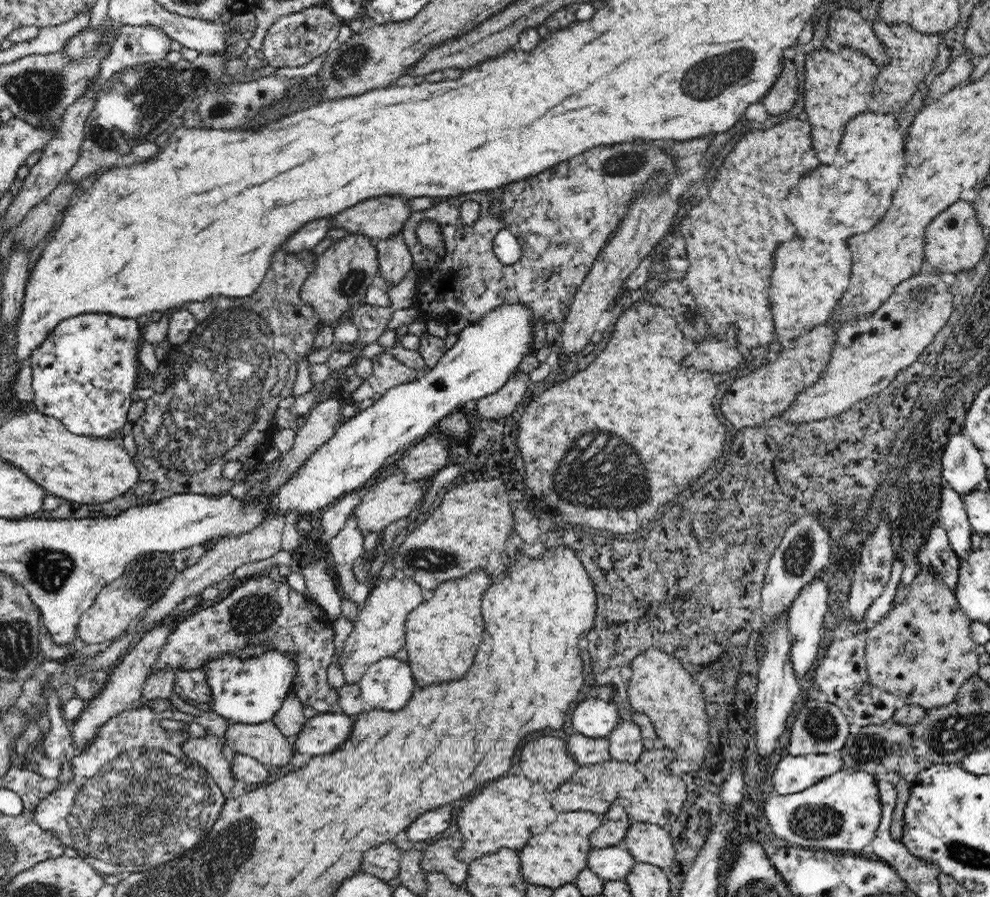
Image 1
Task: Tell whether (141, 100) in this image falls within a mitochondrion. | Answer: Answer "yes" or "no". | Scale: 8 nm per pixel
yes

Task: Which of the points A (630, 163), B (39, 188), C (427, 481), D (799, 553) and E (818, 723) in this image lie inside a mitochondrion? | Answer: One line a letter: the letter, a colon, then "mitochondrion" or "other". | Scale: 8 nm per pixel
A: mitochondrion
B: other
C: other
D: mitochondrion
E: mitochondrion

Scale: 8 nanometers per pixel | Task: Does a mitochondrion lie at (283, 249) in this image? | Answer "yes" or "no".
no

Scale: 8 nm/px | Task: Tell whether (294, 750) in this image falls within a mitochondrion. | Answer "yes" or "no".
no

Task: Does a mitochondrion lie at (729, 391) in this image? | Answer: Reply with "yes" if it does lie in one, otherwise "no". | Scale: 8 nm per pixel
no

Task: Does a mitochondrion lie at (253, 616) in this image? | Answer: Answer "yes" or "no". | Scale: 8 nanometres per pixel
yes

